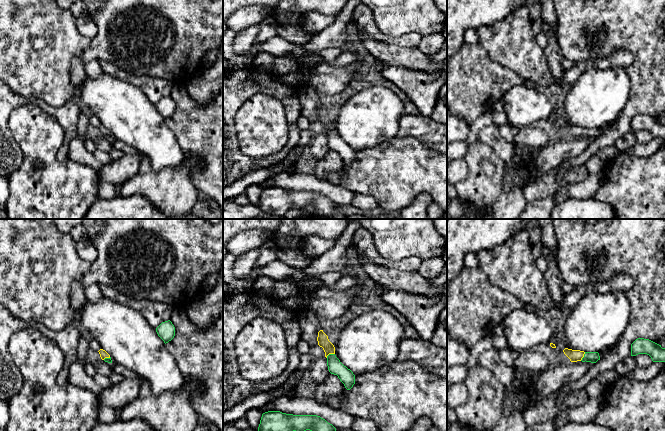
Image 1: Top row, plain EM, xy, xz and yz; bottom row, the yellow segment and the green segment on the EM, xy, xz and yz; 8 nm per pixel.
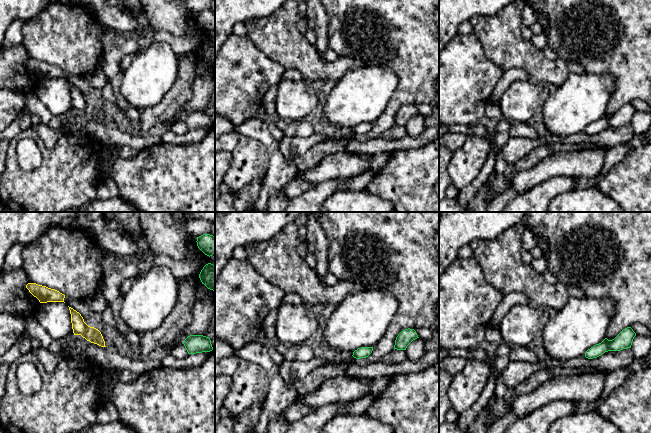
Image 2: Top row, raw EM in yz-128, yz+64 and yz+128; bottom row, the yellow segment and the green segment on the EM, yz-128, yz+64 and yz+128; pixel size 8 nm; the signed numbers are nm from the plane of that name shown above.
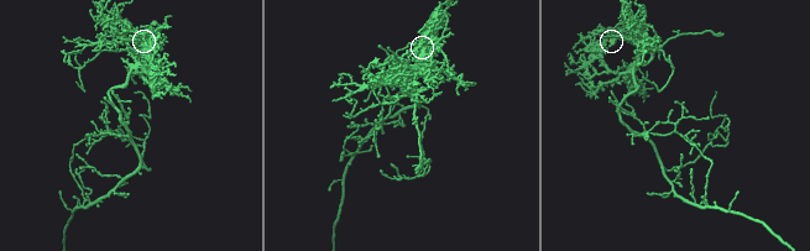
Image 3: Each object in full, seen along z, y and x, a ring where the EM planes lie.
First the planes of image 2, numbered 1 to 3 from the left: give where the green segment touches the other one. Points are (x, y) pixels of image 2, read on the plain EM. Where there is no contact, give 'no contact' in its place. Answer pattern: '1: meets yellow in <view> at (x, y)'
1: no contact
2: no contact
3: no contact

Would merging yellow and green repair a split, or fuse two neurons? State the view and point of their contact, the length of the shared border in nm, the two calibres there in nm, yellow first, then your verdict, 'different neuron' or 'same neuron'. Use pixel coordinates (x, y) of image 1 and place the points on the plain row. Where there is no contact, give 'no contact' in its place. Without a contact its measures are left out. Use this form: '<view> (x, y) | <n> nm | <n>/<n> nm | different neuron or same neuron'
xz (330, 129) | 80 nm | 90/120 nm | same neuron

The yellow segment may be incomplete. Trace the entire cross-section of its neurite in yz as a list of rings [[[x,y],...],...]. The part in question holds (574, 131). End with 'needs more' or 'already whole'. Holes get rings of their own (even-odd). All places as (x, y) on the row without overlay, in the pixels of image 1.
[[[565,124],[563,128],[570,135],[571,138],[586,137],[586,138],[596,139],[598,136],[600,136],[598,128],[584,128],[568,124]]] | needs more

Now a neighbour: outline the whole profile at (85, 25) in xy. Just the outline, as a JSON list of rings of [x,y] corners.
[[[82,16],[76,19],[76,27],[79,33],[91,40],[97,33],[97,26],[88,16]]]

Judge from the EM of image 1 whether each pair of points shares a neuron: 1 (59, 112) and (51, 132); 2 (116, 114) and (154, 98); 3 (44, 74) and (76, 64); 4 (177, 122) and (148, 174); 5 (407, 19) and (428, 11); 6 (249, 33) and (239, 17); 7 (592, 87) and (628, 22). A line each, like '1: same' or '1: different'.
1: different
2: different
3: different
4: different
5: same
6: different
7: different

